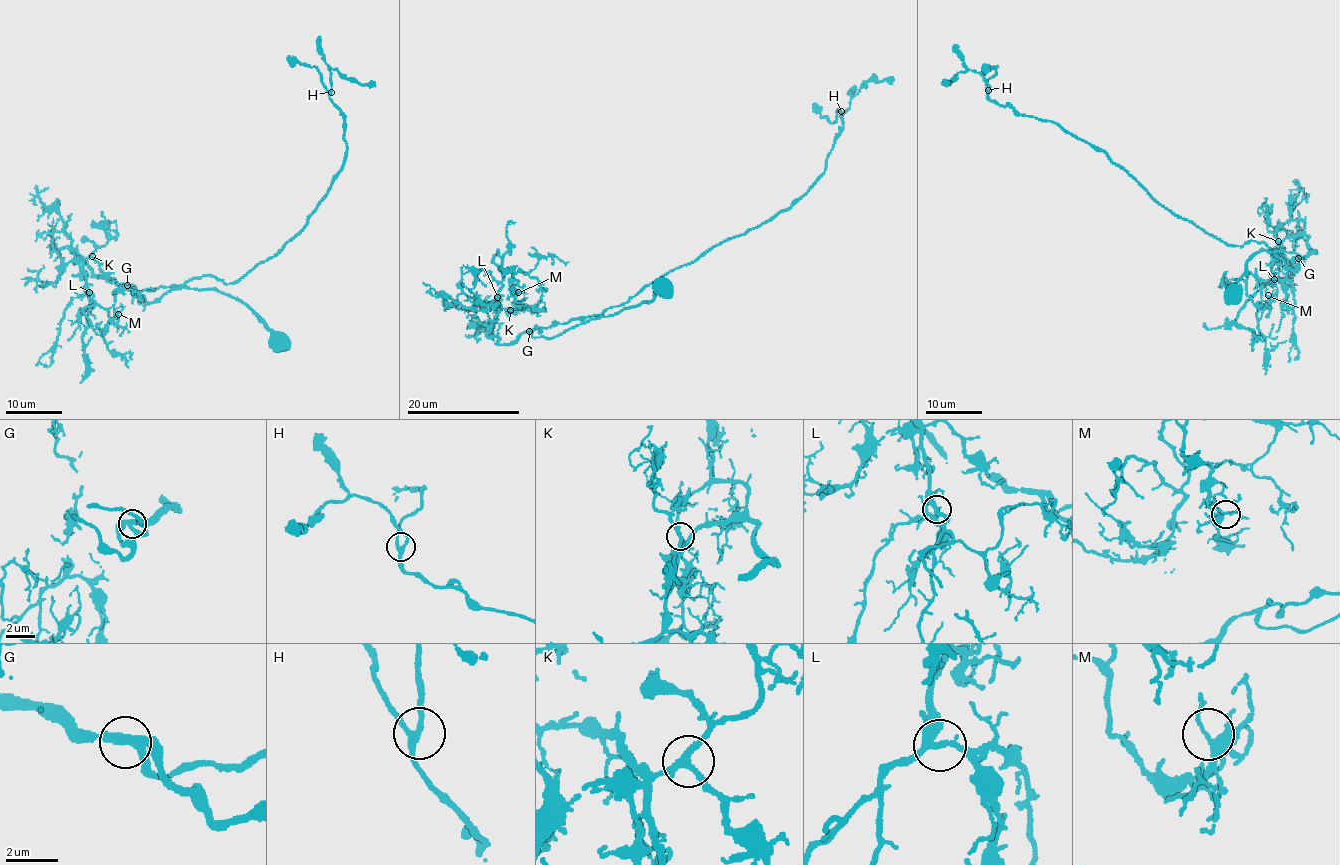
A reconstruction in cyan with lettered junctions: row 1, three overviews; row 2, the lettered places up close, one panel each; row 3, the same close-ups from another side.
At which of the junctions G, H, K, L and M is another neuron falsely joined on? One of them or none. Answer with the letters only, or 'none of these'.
none of these

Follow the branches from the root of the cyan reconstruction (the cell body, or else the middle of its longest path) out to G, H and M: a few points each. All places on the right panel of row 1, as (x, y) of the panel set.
G: (1233, 290), (1253, 254), (1264, 250), (1269, 253), (1282, 251), (1297, 253), (1304, 261), (1297, 258)
H: (1233, 290), (1250, 256), (1276, 251), (1250, 239), (1220, 241), (1103, 151), (1000, 106), (988, 90)
M: (1233, 290), (1253, 254), (1315, 253), (1306, 235), (1284, 239), (1272, 278), (1249, 297), (1265, 306), (1268, 295)

